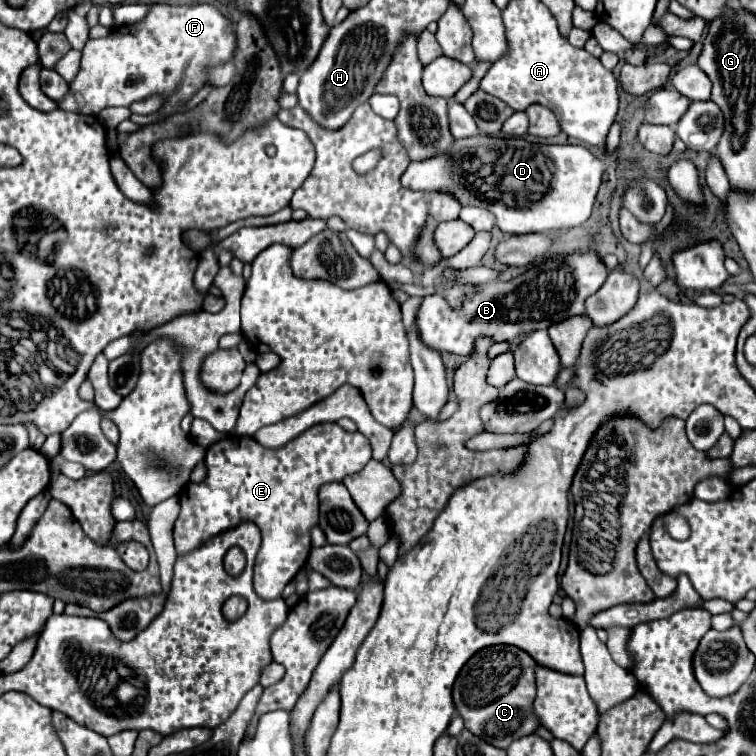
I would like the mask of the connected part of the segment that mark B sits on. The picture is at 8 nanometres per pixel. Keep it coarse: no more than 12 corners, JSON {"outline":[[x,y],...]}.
{"outline":[[597,251],[555,255],[451,307],[423,299],[425,345],[469,357],[585,315]]}

